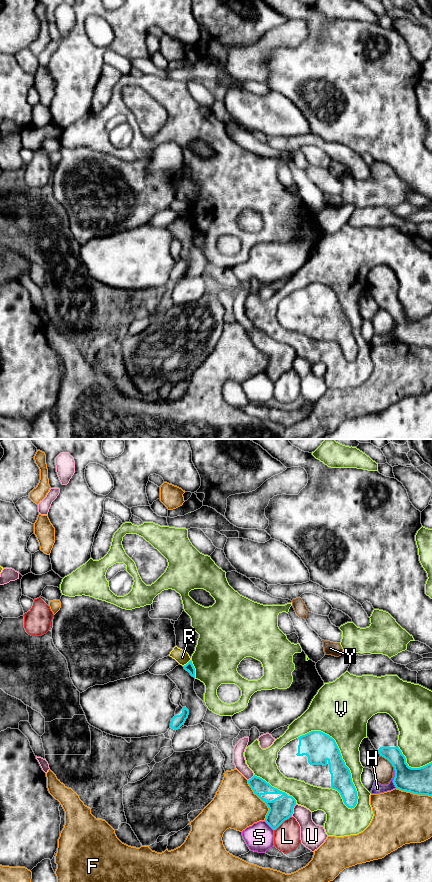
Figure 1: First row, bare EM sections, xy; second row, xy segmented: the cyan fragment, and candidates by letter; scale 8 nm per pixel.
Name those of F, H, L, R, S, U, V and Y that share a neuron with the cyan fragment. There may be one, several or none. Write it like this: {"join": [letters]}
{"join": []}

